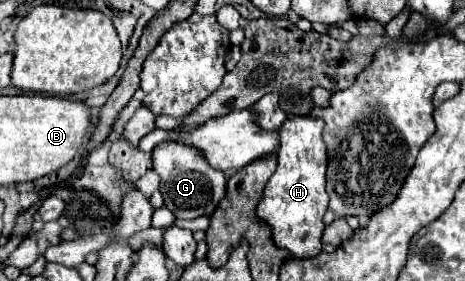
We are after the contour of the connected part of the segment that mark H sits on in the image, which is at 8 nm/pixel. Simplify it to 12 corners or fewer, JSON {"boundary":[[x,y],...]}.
{"boundary":[[323,121],[281,125],[277,171],[255,213],[275,247],[321,251]]}

